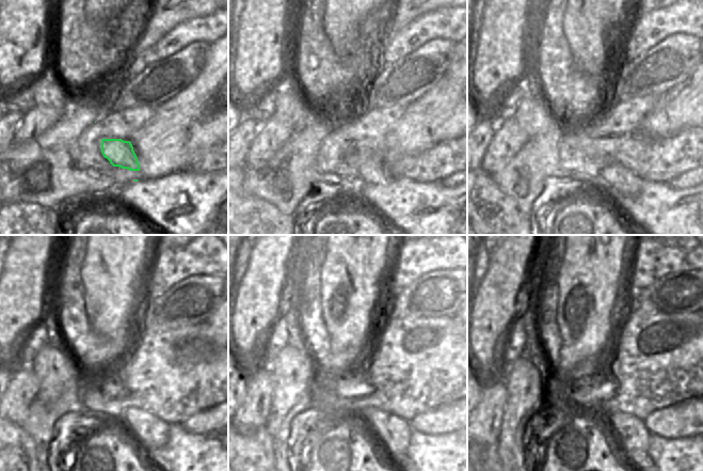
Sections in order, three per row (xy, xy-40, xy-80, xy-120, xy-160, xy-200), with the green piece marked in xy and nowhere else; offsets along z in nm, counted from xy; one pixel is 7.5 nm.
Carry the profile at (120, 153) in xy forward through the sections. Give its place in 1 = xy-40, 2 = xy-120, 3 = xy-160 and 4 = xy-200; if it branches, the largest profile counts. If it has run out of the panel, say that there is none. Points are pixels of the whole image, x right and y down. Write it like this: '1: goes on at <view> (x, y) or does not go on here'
1: goes on at xy-40 (370, 169)
2: goes on at xy-120 (153, 433)
3: goes on at xy-160 (393, 433)
4: goes on at xy-200 (633, 436)

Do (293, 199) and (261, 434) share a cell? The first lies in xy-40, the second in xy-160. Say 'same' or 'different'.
different

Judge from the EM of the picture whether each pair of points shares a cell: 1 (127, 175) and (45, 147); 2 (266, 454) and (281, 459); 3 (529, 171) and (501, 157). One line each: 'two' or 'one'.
1: one
2: two
3: two

